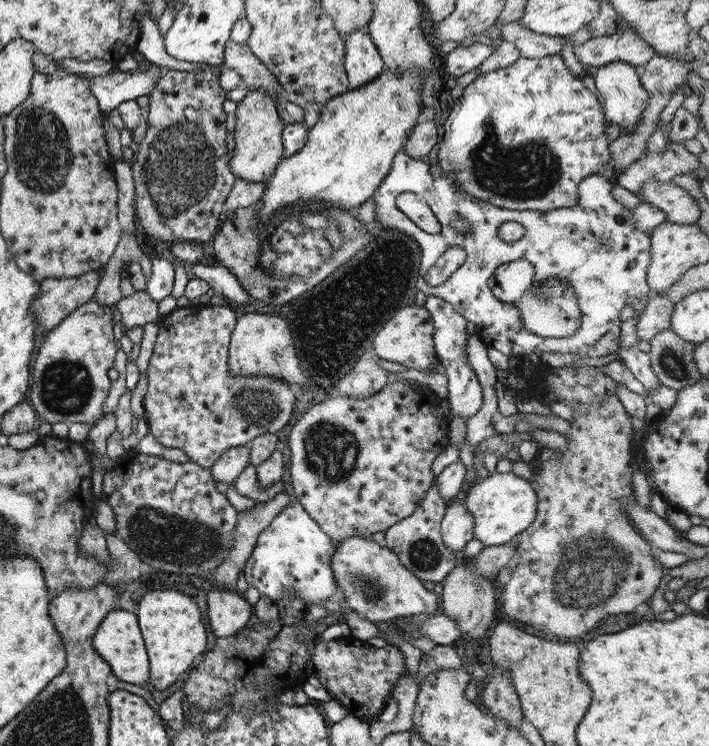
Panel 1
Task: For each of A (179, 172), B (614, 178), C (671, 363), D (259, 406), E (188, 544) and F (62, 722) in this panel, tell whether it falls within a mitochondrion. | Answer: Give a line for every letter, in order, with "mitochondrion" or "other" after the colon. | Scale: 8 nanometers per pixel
A: mitochondrion
B: other
C: mitochondrion
D: mitochondrion
E: mitochondrion
F: mitochondrion

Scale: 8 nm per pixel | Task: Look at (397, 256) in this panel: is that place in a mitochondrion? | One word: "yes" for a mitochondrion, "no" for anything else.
yes

